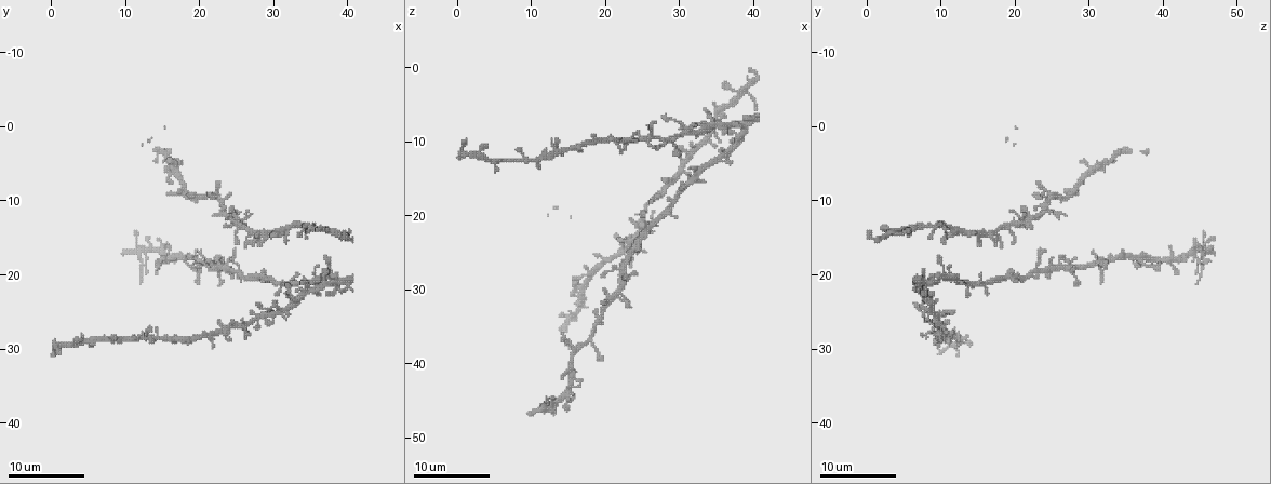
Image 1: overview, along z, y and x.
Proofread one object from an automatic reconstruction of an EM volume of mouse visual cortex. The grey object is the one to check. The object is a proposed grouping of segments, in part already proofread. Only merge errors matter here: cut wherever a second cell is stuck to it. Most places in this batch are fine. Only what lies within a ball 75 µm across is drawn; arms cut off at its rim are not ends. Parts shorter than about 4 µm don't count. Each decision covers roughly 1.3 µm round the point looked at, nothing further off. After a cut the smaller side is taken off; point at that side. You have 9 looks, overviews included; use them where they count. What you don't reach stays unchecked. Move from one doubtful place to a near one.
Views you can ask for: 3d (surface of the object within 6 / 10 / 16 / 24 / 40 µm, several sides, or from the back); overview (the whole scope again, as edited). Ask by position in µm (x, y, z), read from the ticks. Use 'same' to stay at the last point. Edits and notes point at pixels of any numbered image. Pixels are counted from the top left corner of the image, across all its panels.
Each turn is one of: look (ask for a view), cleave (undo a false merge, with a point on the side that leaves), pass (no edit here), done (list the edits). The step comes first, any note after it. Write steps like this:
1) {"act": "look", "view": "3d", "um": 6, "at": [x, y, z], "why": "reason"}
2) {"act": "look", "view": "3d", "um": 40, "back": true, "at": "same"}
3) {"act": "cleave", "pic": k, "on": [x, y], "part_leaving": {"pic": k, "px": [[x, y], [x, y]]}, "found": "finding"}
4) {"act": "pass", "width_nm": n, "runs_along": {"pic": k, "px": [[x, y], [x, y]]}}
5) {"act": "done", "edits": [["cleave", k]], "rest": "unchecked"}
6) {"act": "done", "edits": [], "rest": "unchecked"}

{"act": "look", "view": "3d", "um": 10, "at": [16.5, 5.5, 30.5], "why": "three arms meet"}

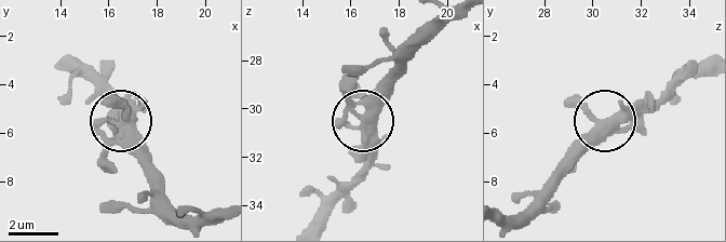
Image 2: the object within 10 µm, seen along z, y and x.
{"act": "look", "view": "3d", "um": 6, "at": [16.8, 5.4, 30.2]}

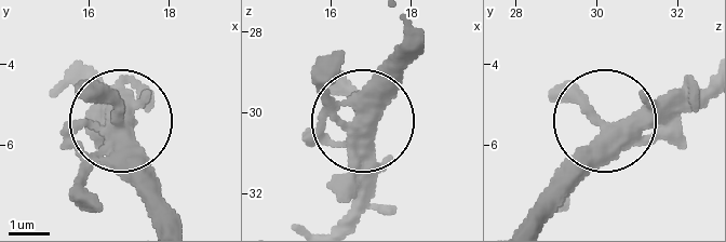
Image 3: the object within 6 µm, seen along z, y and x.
{"act": "pass", "width_nm": 370, "found": "one cell here"}

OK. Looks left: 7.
{"act": "look", "view": "3d", "um": 10, "at": [15.0, 16.5, 44.5], "why": "four arms meet"}

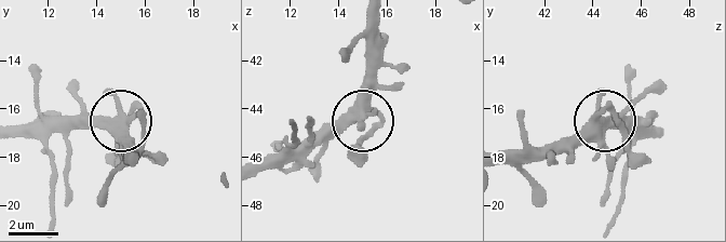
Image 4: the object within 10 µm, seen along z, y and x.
{"act": "look", "view": "3d", "um": 10, "back": true, "at": [15.1, 16.5, 44.3], "why": "other side"}

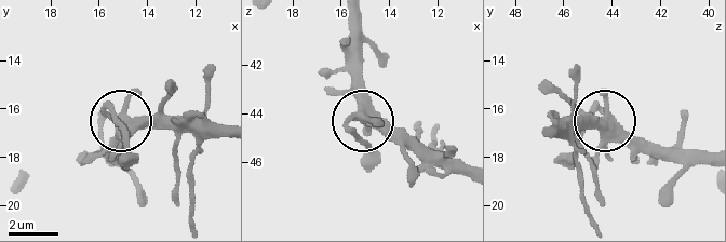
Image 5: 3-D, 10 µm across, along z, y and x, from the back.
{"act": "pass", "runs_along": {"pic": 5, "px": [[350, 18], [350, 86], [368, 171]]}, "found": "continuous, no second cell"}

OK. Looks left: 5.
{"act": "look", "view": "3d", "um": 10, "at": [25.5, 19.5, 22.5], "why": "three-way junction"}

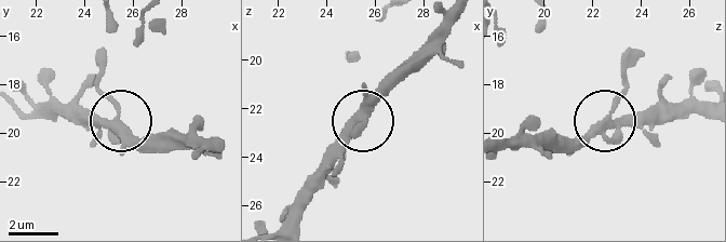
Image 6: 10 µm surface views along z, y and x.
{"act": "pass", "side_arm_um": 34, "arms": 3, "found": "one cell here"}

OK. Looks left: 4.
{"act": "look", "view": "3d", "um": 16, "at": [30.5, 25.0, 8.5], "why": "four arms meet"}

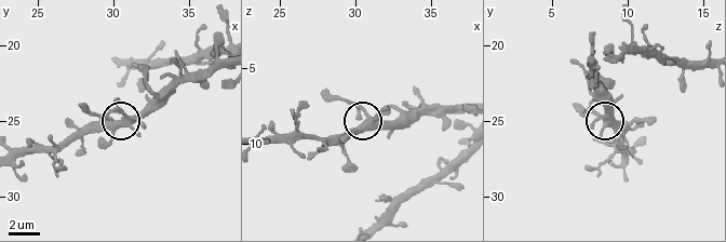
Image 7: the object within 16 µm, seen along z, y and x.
{"act": "look", "view": "3d", "um": 16, "back": true, "at": [31.0, 24.8, 8.6]}

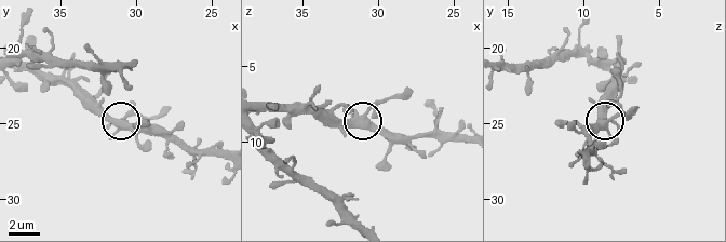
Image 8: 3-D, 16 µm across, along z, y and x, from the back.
{"act": "pass", "arms": 4, "found": "one cell here"}

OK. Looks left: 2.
{"act": "done", "edits": [], "rest": "unchecked"}

